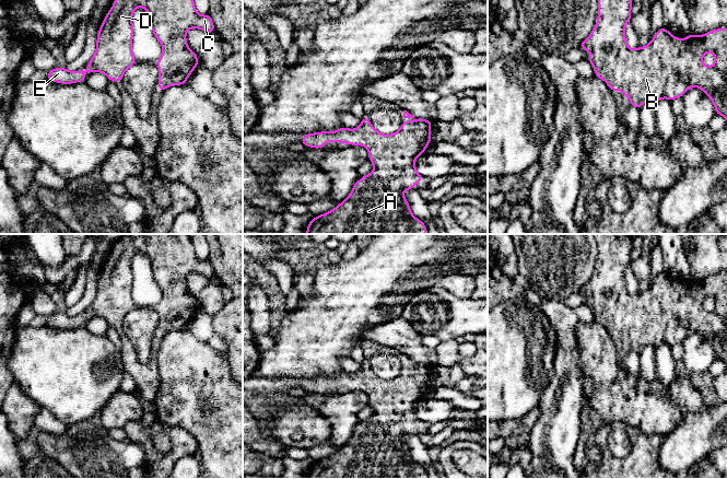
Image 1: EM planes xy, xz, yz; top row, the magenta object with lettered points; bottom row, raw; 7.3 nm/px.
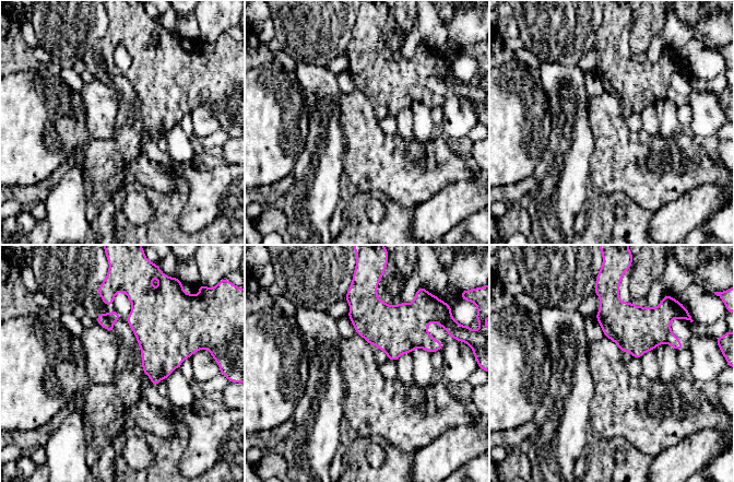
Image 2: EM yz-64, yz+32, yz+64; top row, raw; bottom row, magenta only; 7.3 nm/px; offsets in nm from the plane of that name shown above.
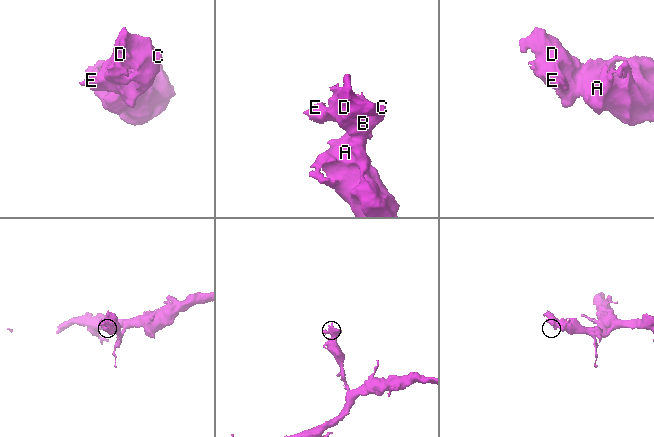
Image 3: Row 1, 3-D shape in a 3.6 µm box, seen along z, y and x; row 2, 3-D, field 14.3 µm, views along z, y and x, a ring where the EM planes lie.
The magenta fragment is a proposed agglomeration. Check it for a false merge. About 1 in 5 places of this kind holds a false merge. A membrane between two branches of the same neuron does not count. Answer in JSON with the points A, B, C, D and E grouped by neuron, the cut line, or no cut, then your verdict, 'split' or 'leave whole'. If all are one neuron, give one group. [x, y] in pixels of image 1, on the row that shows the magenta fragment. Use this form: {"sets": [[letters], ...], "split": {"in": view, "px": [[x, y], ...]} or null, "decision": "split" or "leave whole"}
{"sets": [["A", "B", "C", "D", "E"]], "split": null, "decision": "leave whole"}

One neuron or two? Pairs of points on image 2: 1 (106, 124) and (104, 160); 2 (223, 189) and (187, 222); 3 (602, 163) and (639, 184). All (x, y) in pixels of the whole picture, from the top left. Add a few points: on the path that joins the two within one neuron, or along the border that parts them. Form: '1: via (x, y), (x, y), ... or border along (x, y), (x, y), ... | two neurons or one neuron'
1: border along (117, 115), (116, 134), (110, 139), (92, 140) | two neurons
2: via (214, 196), (196, 214) | one neuron
3: via (611, 165), (617, 165), (630, 175) | one neuron

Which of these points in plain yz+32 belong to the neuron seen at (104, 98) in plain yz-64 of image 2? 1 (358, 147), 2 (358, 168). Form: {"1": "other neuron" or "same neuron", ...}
{"1": "same neuron", "2": "same neuron"}

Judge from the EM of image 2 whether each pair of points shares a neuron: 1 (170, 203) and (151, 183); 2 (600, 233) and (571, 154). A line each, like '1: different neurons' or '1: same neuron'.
1: different neurons
2: different neurons

